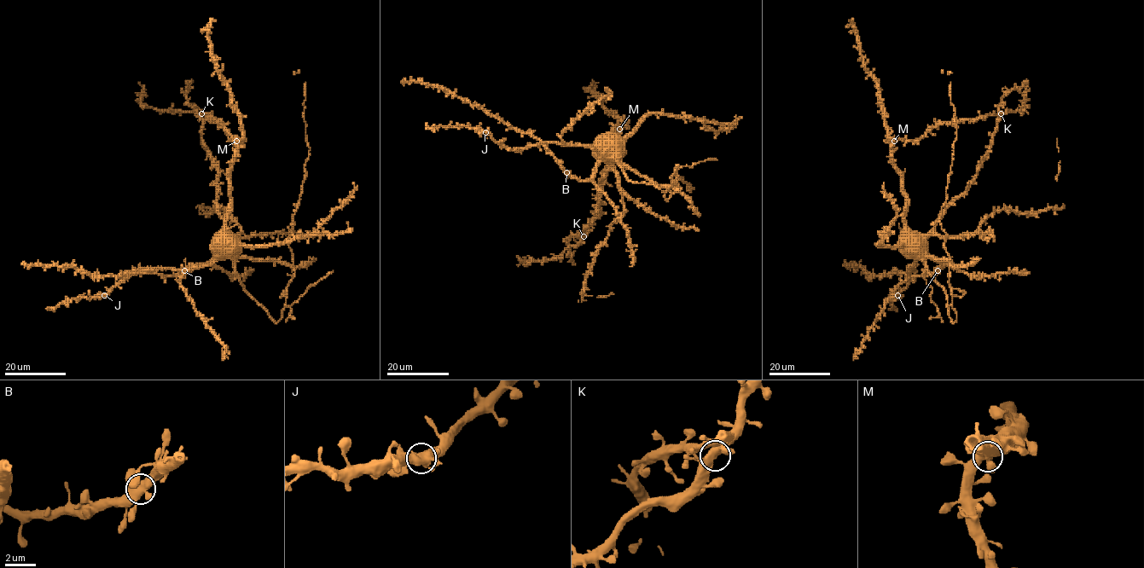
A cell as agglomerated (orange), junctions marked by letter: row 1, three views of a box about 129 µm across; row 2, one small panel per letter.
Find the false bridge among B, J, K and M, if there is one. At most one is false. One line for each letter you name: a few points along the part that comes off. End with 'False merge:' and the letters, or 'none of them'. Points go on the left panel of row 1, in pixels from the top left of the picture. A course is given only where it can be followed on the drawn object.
False merge: none of them

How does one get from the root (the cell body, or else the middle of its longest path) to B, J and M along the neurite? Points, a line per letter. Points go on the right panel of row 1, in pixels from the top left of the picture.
B: (917, 246), (922, 246), (944, 265), (937, 270)
J: (917, 246), (917, 259), (908, 269), (913, 269), (913, 278), (897, 295)
M: (917, 246), (911, 240), (911, 231), (905, 222), (906, 196), (901, 188), (900, 170), (892, 159), (894, 141)

